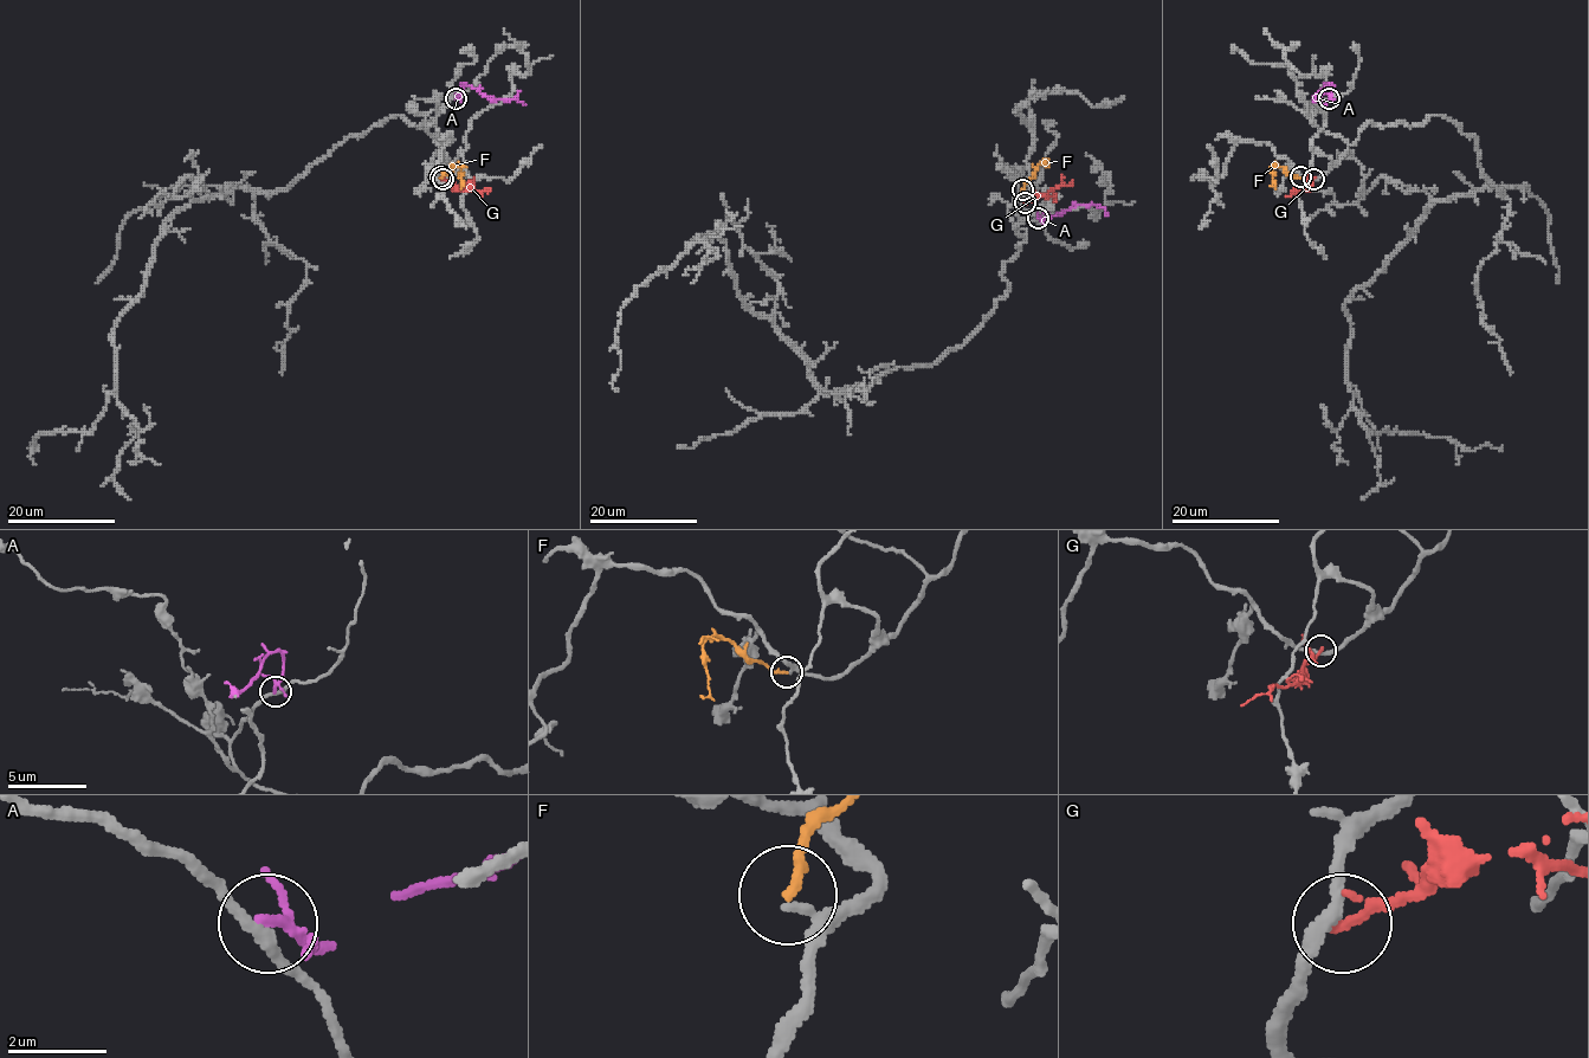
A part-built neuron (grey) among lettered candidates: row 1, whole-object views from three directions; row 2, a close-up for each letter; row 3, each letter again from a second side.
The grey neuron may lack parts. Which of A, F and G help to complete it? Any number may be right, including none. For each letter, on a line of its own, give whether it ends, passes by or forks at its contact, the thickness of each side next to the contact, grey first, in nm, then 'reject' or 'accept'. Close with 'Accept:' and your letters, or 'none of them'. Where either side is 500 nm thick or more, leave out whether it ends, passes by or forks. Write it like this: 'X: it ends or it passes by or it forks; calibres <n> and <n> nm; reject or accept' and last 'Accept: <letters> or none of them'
A: it forks; calibres 220 and 150 nm; reject
F: it ends; calibres 200 and 200 nm; reject
G: it ends; calibres 260 and 240 nm; reject
Accept: none of them

